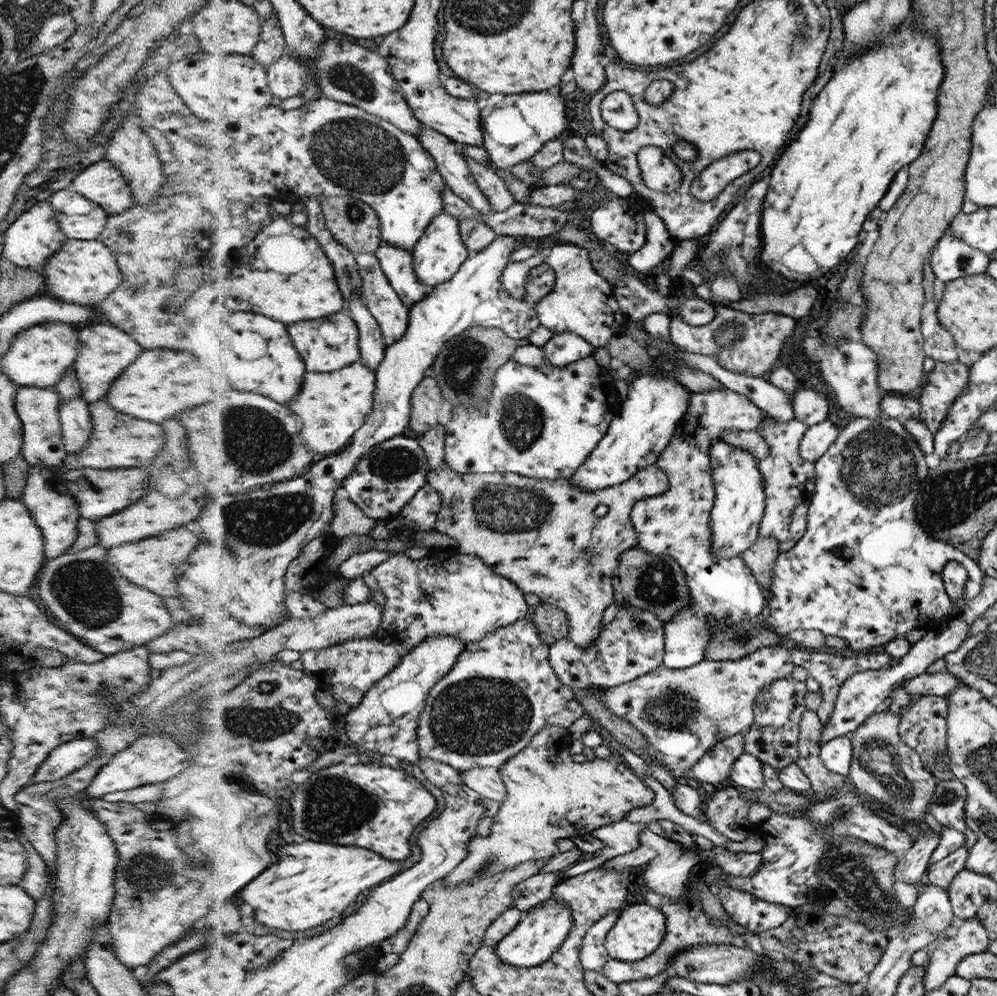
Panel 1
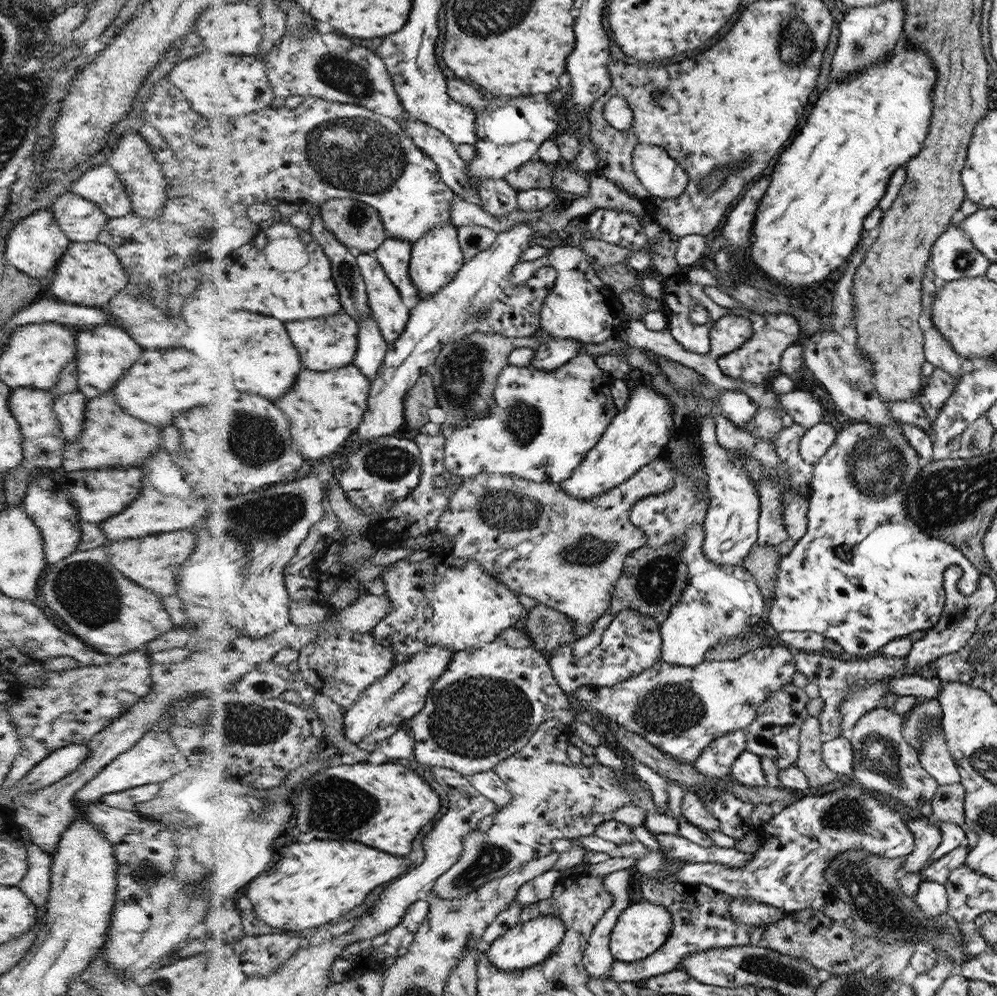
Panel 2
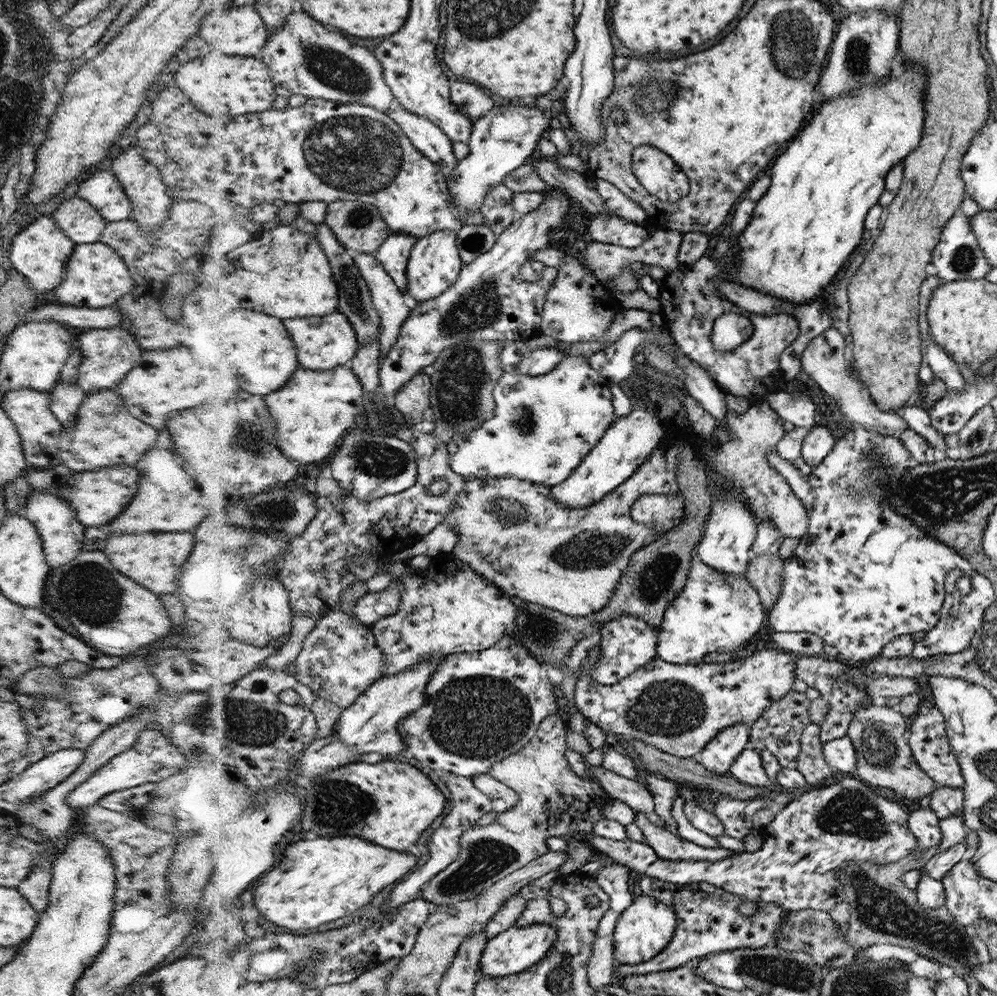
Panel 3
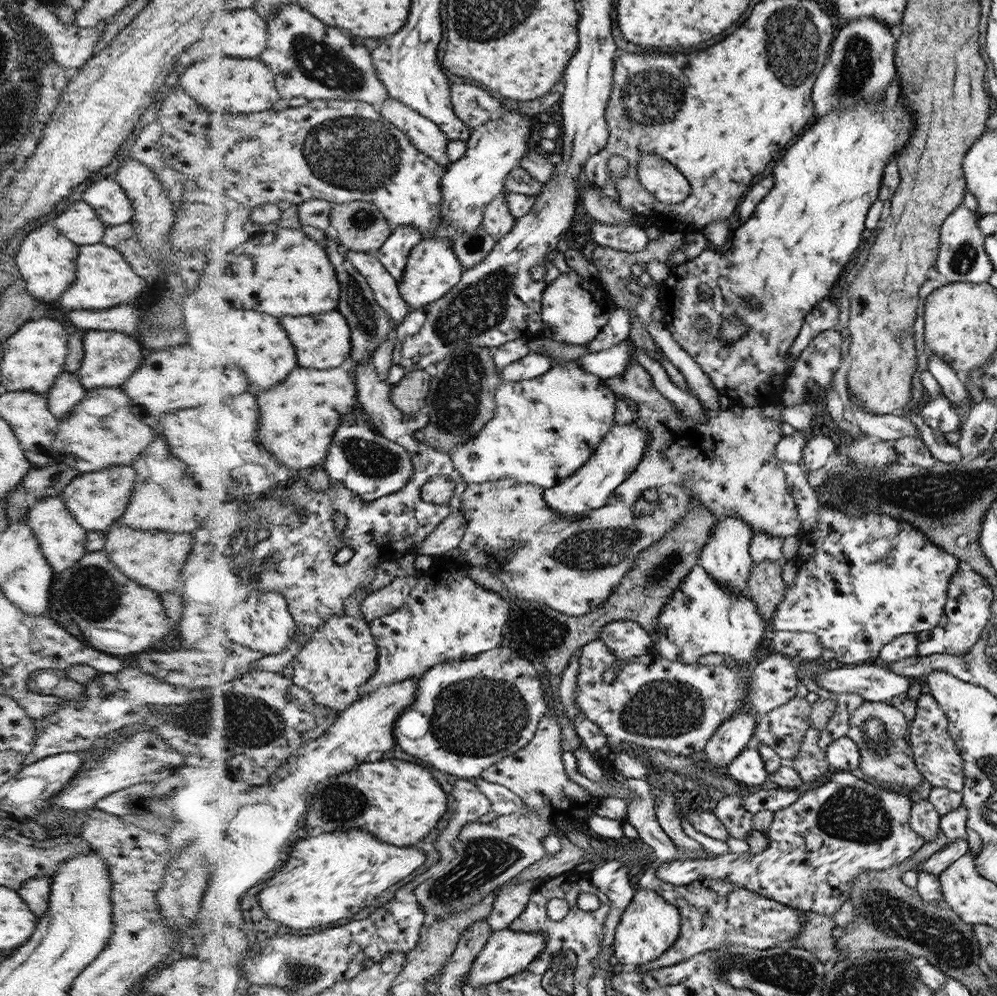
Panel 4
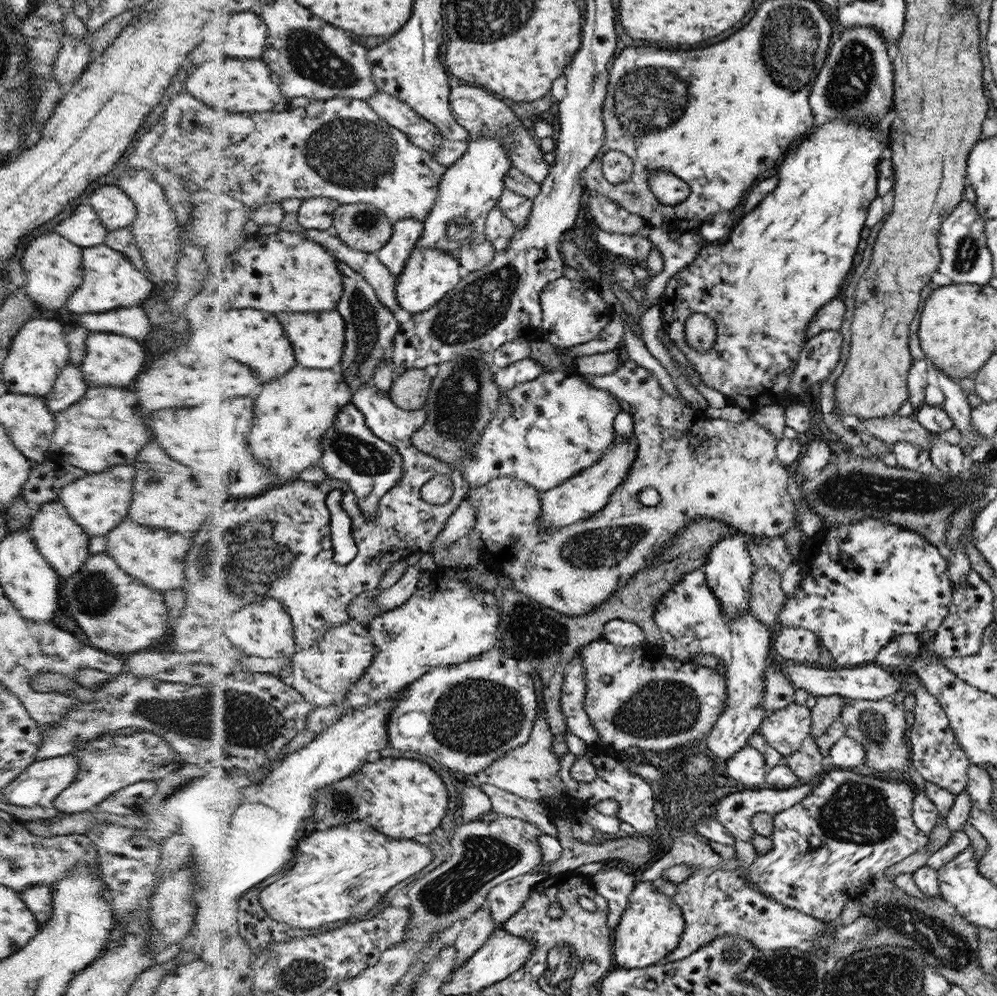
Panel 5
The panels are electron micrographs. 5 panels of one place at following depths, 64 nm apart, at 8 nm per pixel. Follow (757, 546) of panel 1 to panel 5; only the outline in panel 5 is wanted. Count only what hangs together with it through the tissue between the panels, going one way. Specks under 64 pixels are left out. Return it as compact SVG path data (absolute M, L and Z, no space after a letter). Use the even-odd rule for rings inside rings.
M771 566L758 568L753 574L749 612L770 628L778 624L778 614L786 601L787 596L780 588L780 574L776 574Z

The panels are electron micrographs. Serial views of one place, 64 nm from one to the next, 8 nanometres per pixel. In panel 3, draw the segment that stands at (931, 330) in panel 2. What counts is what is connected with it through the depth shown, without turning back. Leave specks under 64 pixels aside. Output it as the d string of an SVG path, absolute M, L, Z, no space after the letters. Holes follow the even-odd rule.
M932 338L924 346L924 361L924 364L930 367L936 377L940 377L942 381L946 382L946 386L949 386L948 392L950 390L960 392L966 385L958 363L940 345L936 345Z

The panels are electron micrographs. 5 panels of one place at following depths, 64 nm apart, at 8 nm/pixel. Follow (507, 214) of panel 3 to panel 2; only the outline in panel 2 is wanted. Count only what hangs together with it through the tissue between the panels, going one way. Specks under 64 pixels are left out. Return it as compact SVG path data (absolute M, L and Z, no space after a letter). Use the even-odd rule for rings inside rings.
M483 178L479 181L481 207L490 216L506 216L517 208L517 192L504 179Z

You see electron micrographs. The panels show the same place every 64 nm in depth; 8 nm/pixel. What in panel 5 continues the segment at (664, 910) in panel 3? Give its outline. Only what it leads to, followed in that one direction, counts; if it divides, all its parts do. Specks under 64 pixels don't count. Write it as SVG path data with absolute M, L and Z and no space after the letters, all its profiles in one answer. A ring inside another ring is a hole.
M639 881L634 885L627 897L627 908L622 911L616 926L614 936L614 956L617 959L616 967L620 969L646 968L662 962L681 943L685 935L685 917L681 905L669 899L660 892L651 882Z

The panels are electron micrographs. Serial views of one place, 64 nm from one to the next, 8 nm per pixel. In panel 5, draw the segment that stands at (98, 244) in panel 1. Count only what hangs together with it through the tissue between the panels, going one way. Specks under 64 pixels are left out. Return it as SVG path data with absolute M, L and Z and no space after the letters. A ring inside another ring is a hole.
M106 243L83 247L83 283L66 303L65 312L76 315L100 313L113 309L141 306L150 296L155 284L139 271L121 252Z

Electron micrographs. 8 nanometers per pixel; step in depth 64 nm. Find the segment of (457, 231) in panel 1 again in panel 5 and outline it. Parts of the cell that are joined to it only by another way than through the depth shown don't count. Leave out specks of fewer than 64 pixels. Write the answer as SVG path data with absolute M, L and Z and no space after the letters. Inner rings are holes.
M418 248L409 258L405 271L398 276L398 301L412 316L430 311L462 282L464 274L457 253L442 248Z

